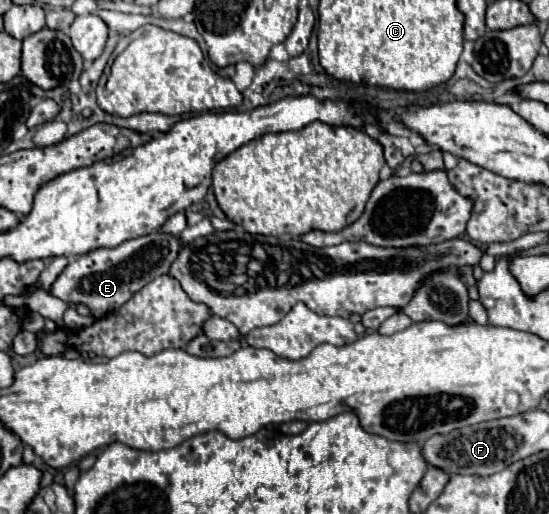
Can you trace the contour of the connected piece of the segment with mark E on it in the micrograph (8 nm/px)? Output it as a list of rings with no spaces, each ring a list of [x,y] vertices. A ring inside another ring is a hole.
[[[163,232],[139,236],[115,248],[97,248],[69,262],[51,286],[51,294],[65,300],[67,304],[87,304],[95,318],[111,316],[125,302],[129,302],[135,292],[139,292],[145,284],[155,280],[155,276],[167,274],[169,264],[177,258],[179,250],[181,244],[177,242],[177,238]]]

